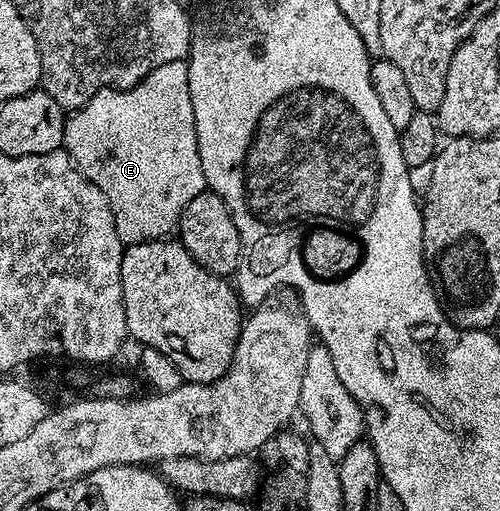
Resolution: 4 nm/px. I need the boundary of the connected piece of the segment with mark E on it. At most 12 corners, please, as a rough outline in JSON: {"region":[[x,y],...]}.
{"region":[[186,60],[101,88],[65,151],[123,245],[207,191]]}

